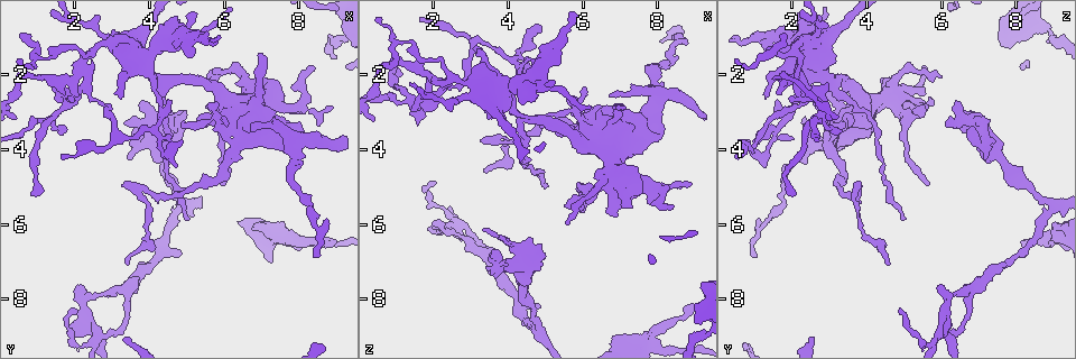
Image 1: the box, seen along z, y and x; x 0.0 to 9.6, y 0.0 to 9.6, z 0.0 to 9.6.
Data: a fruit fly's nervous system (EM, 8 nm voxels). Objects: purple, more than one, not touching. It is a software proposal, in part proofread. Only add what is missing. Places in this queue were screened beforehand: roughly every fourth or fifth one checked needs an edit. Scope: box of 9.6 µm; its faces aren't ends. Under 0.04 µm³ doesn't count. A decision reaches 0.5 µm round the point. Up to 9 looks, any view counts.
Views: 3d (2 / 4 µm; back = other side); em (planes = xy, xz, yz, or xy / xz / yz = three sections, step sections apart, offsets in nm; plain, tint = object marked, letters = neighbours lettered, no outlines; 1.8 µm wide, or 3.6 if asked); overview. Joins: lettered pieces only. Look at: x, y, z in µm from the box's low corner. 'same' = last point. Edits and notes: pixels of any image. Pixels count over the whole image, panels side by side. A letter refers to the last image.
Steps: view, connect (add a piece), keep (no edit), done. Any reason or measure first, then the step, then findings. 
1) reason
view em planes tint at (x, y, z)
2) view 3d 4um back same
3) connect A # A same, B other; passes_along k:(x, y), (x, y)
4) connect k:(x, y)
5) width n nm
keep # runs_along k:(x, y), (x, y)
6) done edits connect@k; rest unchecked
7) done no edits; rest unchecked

tapers out
view em planes letters at (3.45, 7.10, 4.55)

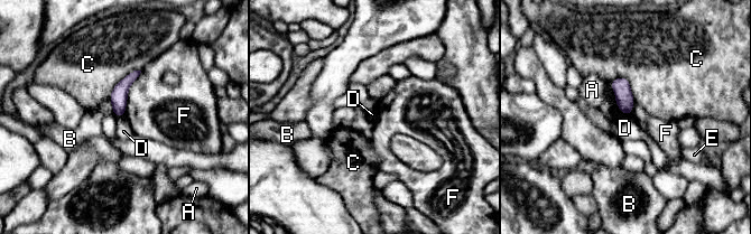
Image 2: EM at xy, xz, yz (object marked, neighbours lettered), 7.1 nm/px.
width 120 nm; longest_contact F 340 nm
keep # A other, B other, C other, D other, E other, F other; none of them fits

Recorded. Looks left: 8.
touches itself
view em xy step 4 tint at (3.00, 8.95, 6.25)

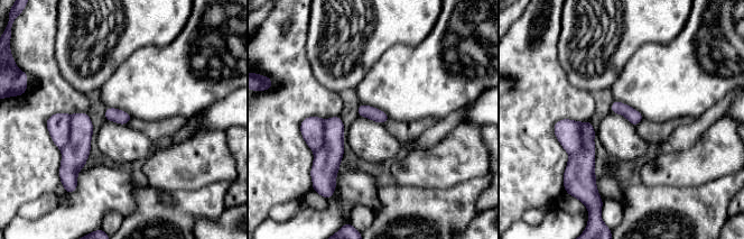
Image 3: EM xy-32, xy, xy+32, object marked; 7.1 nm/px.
cut it another way
view em planes letters same

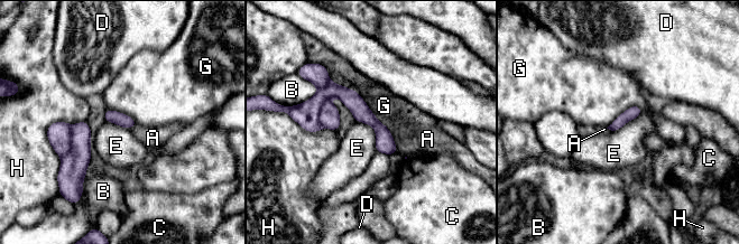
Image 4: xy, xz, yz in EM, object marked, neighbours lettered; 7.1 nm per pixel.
longest_contact G 500 nm
keep # A other, B other, C other, D other, E other, G other, H other; no lettered piece goes on from it

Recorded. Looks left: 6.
branch stops here
view em xz step 4 letters at (3.45, 4.25, 7.15)

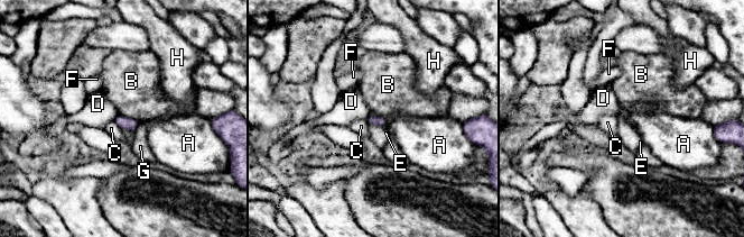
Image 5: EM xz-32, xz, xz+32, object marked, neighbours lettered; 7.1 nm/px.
keep # A other, B other, C other, D other, E other, F other, G other, H other; border 5:(369, 122), (384, 127); none of them fits

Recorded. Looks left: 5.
free end
view 3d 4um back at (5.60, 2.10, 6.05)

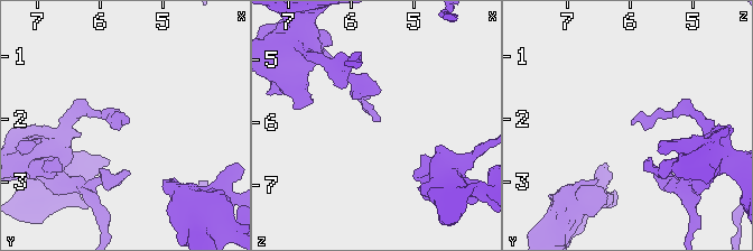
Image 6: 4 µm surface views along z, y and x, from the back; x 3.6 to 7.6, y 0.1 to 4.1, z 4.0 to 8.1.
need the tissue
view em planes tint at (5.55, 2.05, 5.95)

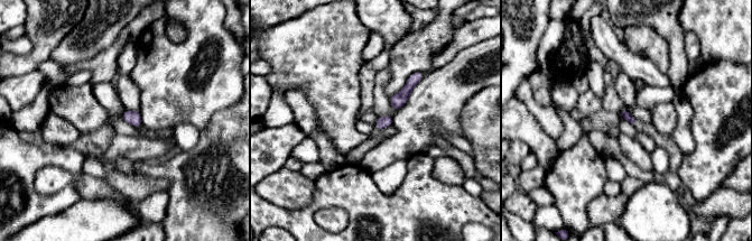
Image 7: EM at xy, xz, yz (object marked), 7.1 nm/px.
see the neighbours
view em planes letters same

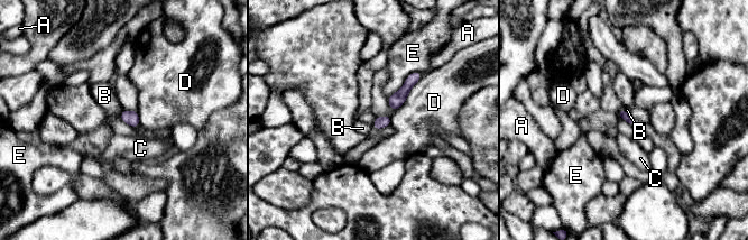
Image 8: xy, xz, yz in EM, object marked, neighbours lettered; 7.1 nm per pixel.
keep # A other, B other, C other, D other, E other; border 8:(123, 109), (119, 116); none of them fits

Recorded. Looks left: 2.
done no edits; rest unchecked

